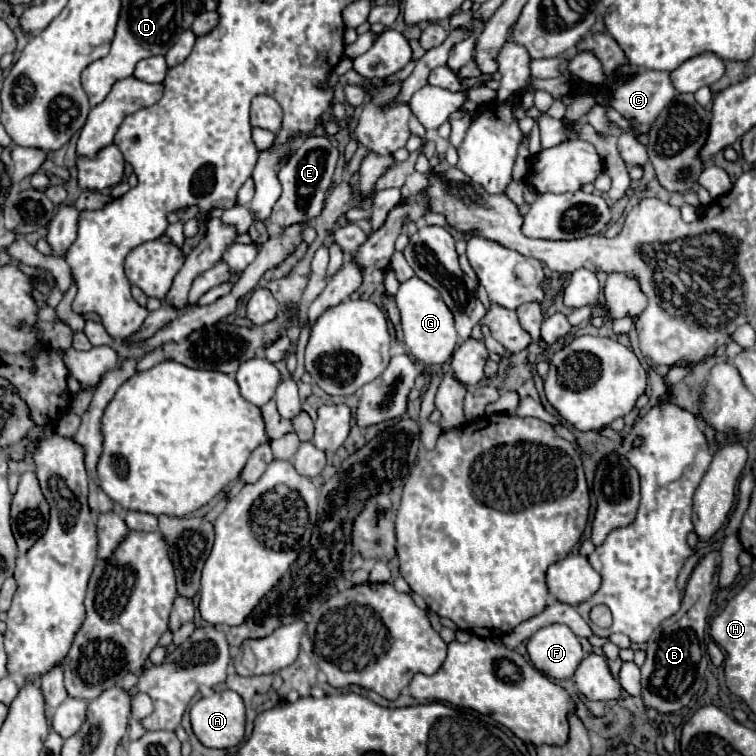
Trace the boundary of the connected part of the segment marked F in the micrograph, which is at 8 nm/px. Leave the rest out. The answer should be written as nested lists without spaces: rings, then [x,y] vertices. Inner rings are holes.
[[[564,624],[540,628],[528,640],[526,650],[534,668],[548,678],[570,678],[584,656],[580,638]]]

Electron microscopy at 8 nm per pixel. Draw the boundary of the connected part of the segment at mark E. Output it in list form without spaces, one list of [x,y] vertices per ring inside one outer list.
[[[322,136],[322,138],[304,140],[304,144],[296,150],[296,154],[290,158],[290,162],[278,170],[282,194],[272,208],[268,222],[272,226],[286,228],[292,224],[316,220],[324,210],[324,202],[328,196],[328,188],[332,184],[332,174],[334,174],[336,162],[338,162],[338,150],[330,144],[328,138]]]

